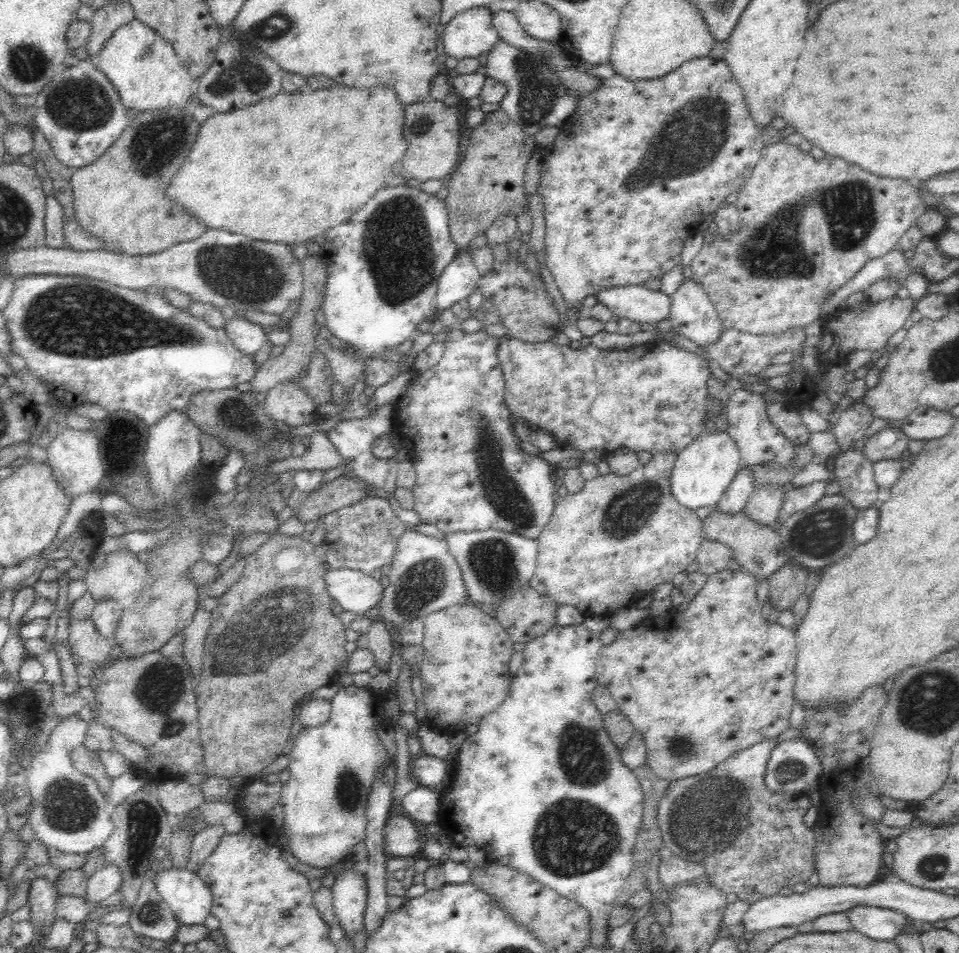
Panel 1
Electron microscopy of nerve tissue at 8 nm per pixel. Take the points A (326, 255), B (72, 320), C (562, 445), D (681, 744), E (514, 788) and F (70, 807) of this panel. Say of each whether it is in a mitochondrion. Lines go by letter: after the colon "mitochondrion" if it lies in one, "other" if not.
A: other
B: mitochondrion
C: other
D: mitochondrion
E: other
F: mitochondrion

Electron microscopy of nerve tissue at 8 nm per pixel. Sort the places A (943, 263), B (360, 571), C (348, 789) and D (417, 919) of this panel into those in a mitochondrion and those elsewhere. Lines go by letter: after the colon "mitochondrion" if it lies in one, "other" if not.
A: other
B: other
C: mitochondrion
D: other

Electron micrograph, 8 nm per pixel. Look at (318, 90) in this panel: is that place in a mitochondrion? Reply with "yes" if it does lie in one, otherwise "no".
no

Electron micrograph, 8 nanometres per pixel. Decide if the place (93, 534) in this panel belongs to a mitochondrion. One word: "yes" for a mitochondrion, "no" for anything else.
no

